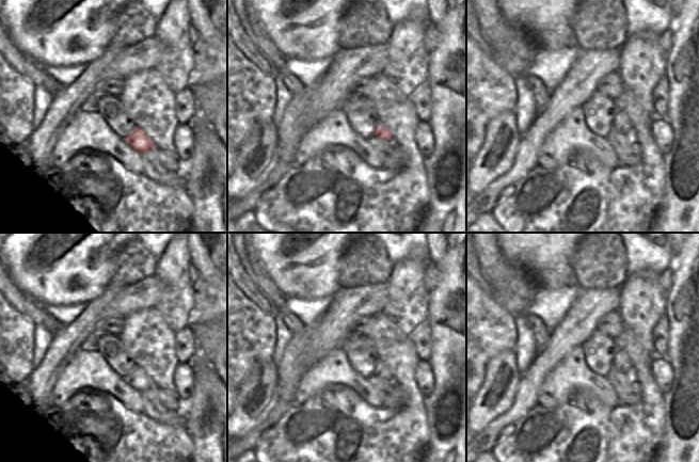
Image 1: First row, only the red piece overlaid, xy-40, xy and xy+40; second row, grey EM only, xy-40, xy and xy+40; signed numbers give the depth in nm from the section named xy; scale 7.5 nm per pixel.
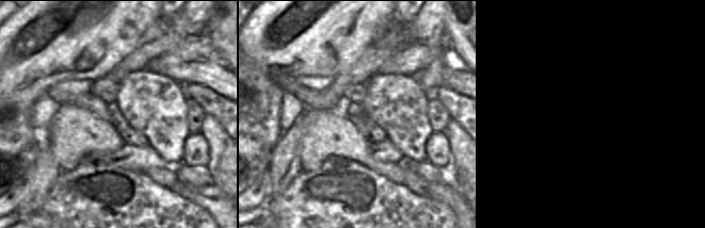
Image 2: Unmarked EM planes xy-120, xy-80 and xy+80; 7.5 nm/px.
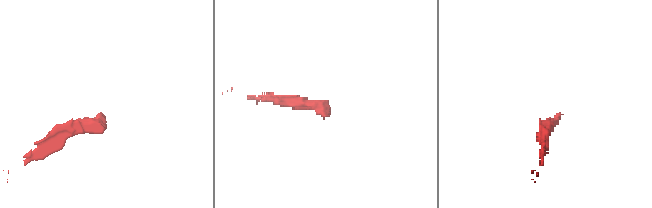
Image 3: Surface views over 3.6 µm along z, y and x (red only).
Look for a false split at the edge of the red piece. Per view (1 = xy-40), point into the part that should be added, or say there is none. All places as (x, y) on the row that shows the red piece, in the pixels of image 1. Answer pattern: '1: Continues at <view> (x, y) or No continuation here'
1: No continuation here

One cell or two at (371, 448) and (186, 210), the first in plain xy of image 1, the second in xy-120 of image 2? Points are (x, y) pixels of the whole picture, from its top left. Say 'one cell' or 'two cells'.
one cell

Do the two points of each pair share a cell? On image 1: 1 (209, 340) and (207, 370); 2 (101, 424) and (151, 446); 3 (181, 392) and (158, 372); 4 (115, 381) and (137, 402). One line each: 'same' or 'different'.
1: same
2: same
3: different
4: same

